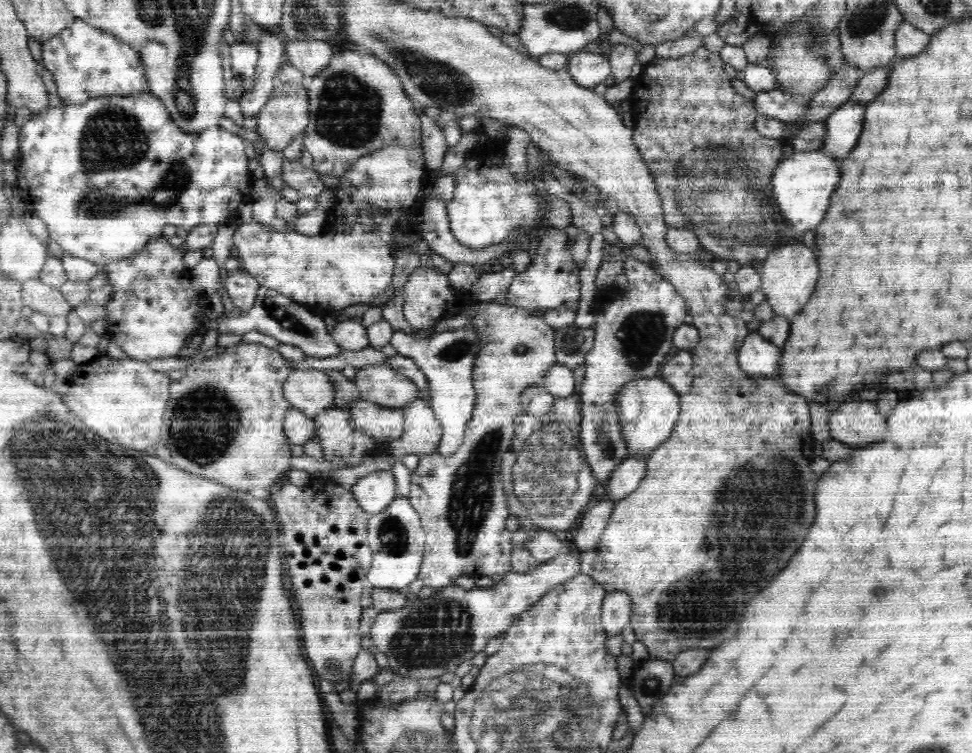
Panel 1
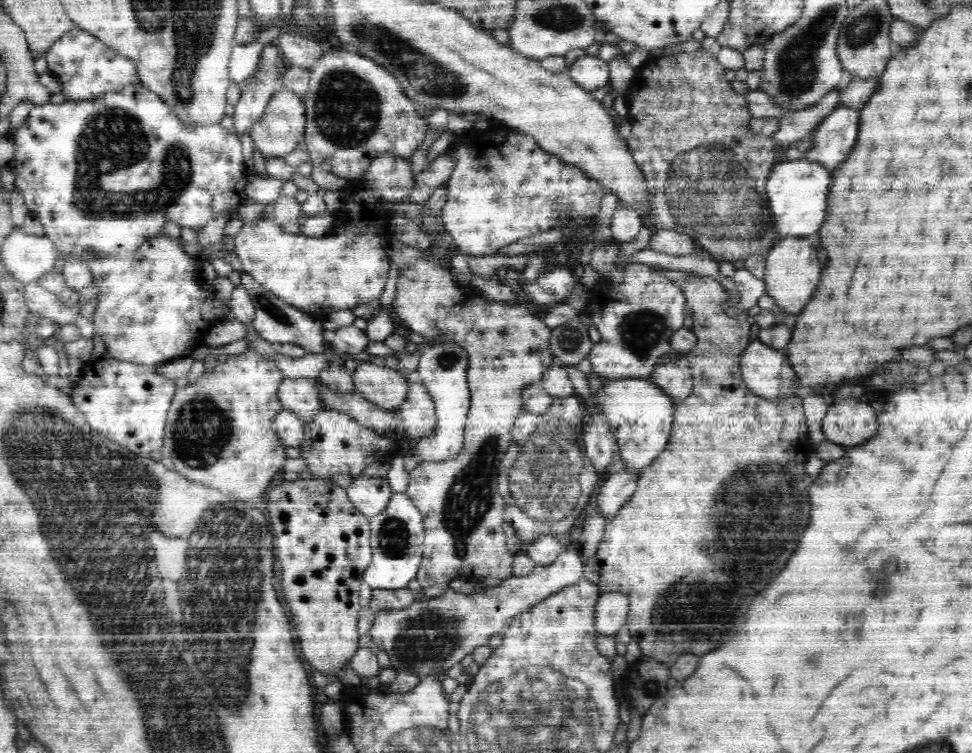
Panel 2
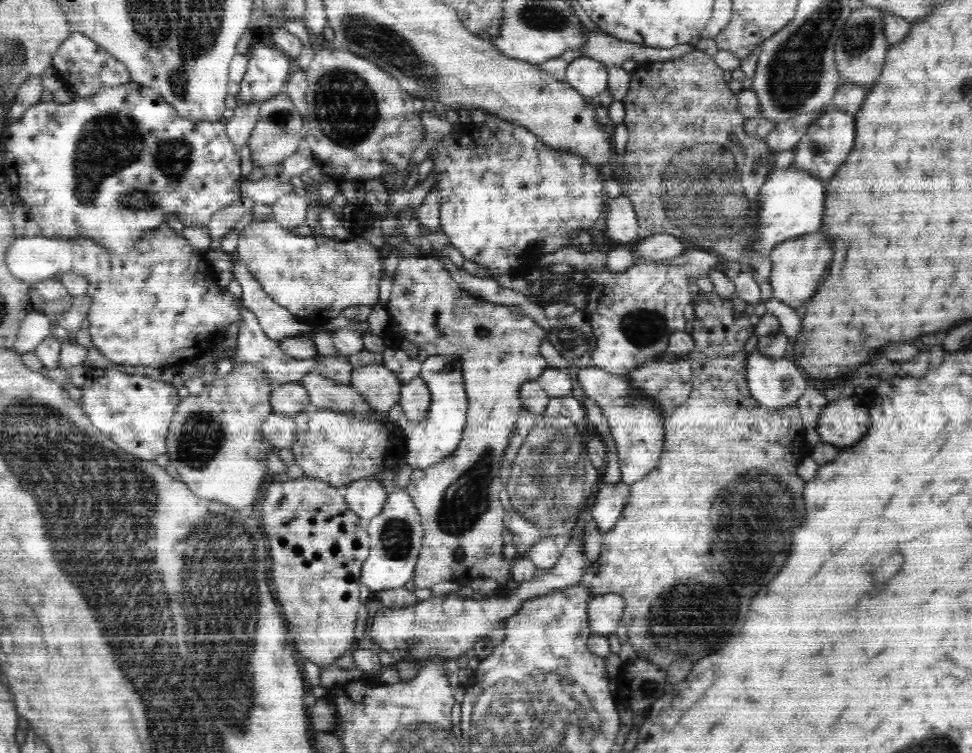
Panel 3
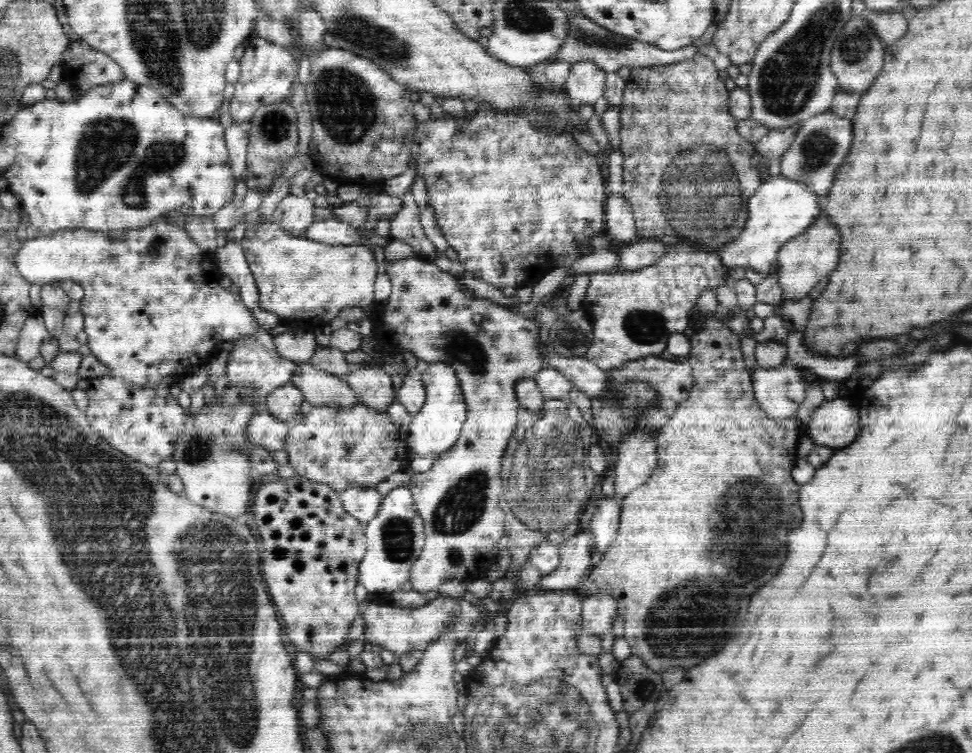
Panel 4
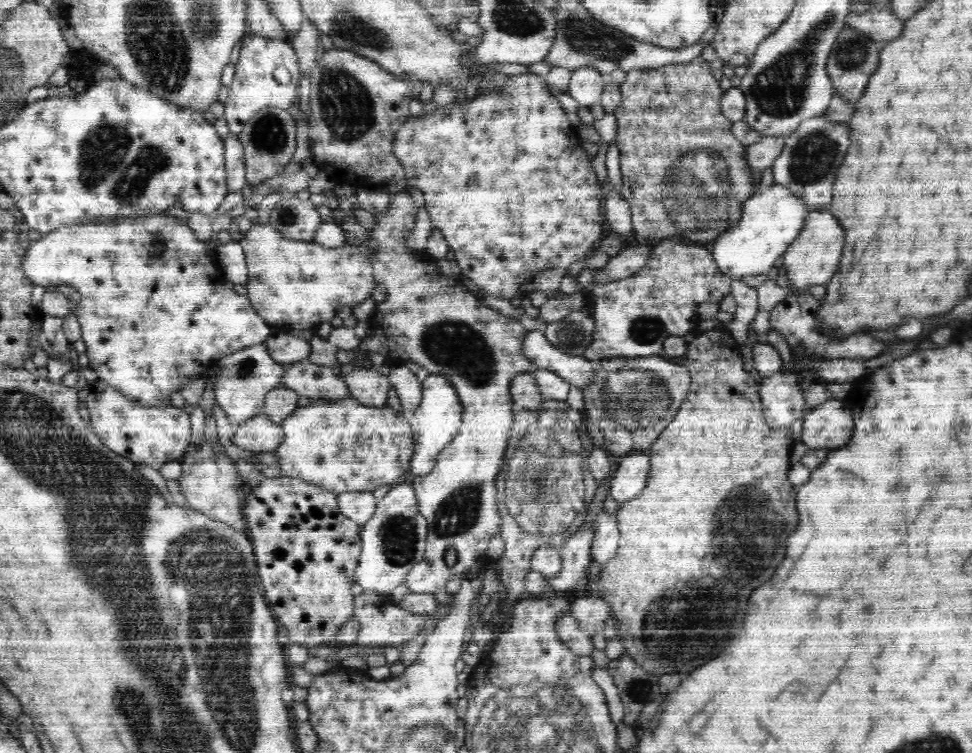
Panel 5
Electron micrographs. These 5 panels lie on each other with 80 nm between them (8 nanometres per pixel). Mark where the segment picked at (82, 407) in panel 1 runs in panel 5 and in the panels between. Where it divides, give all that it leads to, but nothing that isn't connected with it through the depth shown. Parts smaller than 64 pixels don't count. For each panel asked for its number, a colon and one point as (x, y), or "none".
2: (127, 402)
3: (135, 412)
4: (143, 422)
5: (155, 434)

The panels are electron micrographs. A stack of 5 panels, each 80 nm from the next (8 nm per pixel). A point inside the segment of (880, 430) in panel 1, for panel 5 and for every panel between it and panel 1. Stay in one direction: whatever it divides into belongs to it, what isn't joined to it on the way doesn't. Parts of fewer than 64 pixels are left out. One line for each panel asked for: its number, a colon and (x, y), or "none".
2: (851, 422)
3: (841, 423)
4: (835, 423)
5: (829, 425)

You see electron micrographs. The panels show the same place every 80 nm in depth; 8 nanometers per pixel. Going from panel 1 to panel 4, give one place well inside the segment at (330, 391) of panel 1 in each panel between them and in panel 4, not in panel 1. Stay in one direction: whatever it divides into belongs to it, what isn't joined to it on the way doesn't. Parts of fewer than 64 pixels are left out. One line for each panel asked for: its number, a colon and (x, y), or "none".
2: (300, 395)
3: (291, 398)
4: (284, 402)

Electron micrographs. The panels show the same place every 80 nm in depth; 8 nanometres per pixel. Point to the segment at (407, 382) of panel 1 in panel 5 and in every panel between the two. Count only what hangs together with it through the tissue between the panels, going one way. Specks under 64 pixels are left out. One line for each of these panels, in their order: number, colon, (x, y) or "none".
2: (385, 387)
3: (379, 386)
4: (373, 384)
5: (367, 386)

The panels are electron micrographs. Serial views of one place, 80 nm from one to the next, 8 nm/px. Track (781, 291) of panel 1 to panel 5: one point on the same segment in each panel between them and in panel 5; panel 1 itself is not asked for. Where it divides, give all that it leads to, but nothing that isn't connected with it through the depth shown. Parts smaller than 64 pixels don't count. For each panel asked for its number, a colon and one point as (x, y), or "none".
2: (793, 268)
3: (797, 264)
4: (803, 261)
5: (811, 260)

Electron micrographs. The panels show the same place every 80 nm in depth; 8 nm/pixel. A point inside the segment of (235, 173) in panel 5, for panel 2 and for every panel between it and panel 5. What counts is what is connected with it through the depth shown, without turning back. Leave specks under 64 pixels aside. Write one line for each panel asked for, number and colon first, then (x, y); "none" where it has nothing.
2: (252, 103)
3: (239, 127)
4: (236, 136)

